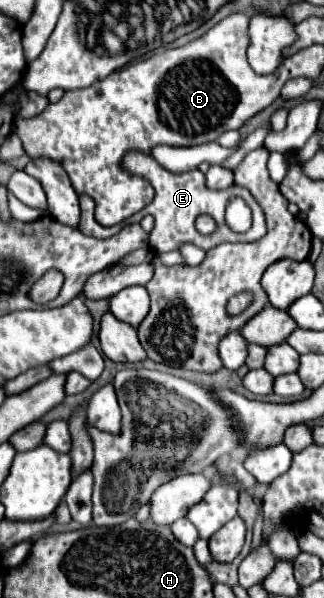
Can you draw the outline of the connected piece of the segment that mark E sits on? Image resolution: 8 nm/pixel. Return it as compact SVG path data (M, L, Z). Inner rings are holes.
M126 153L124 165L126 165L126 169L130 169L130 173L144 173L144 177L150 179L150 183L152 183L152 187L154 187L154 191L156 191L154 201L152 201L146 209L134 213L132 217L128 217L128 219L120 223L120 225L104 227L104 225L100 225L95 219L95 202L93 199L82 195L82 197L80 197L81 216L78 229L80 229L84 235L98 237L98 239L112 237L112 235L116 235L124 225L140 223L140 219L142 219L144 215L152 215L155 219L154 229L149 234L149 246L154 253L178 251L178 247L184 245L184 243L192 243L192 245L204 249L204 251L208 251L208 249L212 249L214 245L218 245L218 243L222 243L222 241L252 243L252 241L258 241L258 239L262 239L262 237L266 235L264 213L262 213L260 205L250 197L250 193L246 193L246 189L242 189L242 187L238 187L238 185L232 185L232 187L228 187L228 189L224 189L224 191L210 191L210 189L204 185L204 175L202 175L200 171L190 171L190 173L174 175L174 173L162 169L152 157L146 157L146 155L142 155L142 153ZM232 197L244 199L246 205L252 209L252 227L250 227L250 231L246 231L246 233L234 233L234 231L230 231L230 229L226 227L226 223L224 223L224 211L226 211L226 205L228 205L228 201L230 201ZM200 215L210 215L210 217L218 223L216 233L212 233L212 235L200 235L200 233L194 229L194 221L196 221L196 217L200 217Z

